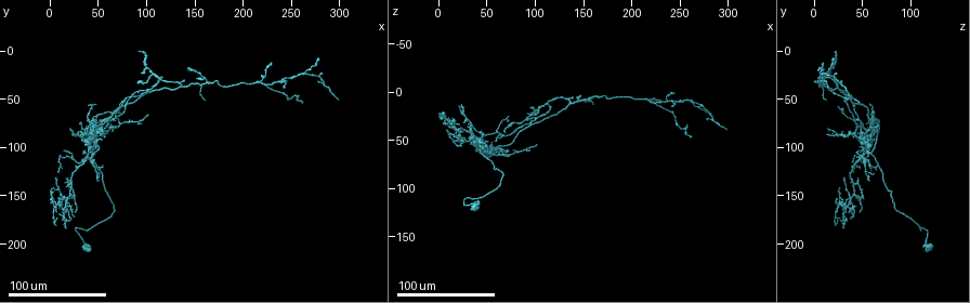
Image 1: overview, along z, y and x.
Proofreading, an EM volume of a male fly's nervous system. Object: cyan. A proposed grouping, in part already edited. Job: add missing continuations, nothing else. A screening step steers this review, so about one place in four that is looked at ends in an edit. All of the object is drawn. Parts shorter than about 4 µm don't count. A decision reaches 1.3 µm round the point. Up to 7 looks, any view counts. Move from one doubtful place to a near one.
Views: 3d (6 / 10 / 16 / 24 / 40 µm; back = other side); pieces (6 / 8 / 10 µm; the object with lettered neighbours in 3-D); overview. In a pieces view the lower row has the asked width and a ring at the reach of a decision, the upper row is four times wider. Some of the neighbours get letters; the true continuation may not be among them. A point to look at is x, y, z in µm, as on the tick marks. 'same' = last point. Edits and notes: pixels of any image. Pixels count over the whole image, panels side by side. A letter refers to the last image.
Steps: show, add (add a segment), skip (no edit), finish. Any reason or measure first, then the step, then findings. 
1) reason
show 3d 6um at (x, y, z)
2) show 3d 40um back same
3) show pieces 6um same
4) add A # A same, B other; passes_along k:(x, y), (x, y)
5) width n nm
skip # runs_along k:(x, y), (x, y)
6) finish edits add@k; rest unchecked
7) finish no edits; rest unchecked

end of a long branch
show 3d 24um at (158, 50, 14)

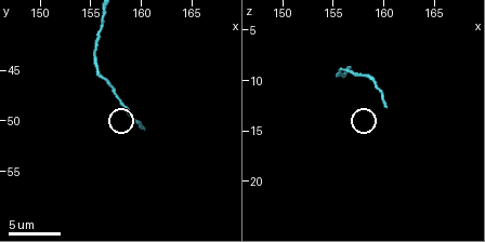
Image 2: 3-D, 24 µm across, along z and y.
show 3d 10um at (160.0, 50.8, 12.6)

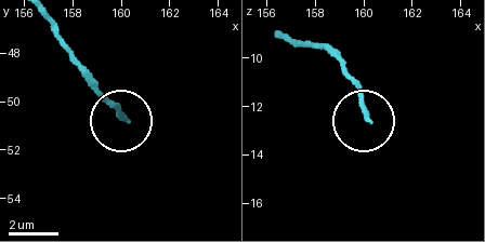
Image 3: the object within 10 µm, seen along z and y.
see the neighbours
show pieces 10um at (160.2, 50.7, 12.5)

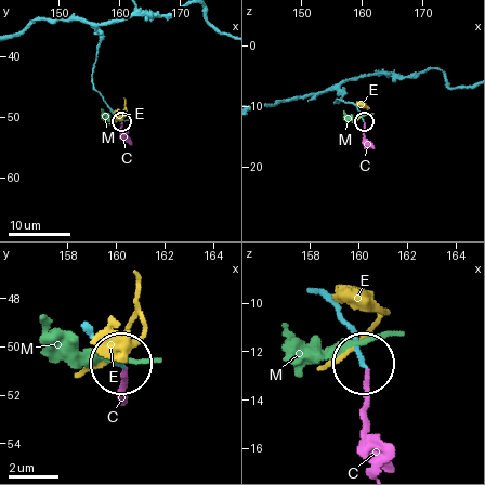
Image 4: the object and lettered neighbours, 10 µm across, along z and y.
add C # C same, E other, M other; passes_along 4:(90, 333), (126, 369), (126, 401); it goes on there

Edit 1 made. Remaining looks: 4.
tapers out
show 3d 40um at (68, 70, 44)

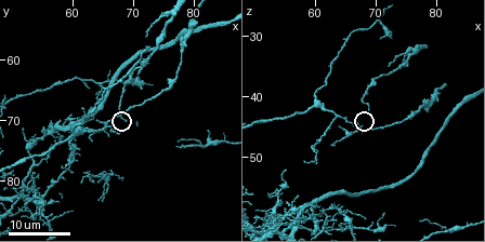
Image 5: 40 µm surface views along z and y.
show pieces 6um at (69.0, 70.0, 42.0)

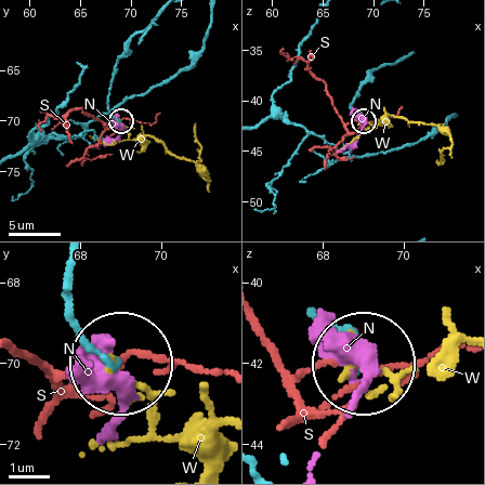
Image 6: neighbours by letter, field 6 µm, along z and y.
skip # N other, S other, W other; runs_along 6:(68, 297), (79, 338), (106, 366), (117, 362); no lettered segment goes on from it

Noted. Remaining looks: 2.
free end
show 3d 40um at (42, 90, 48)

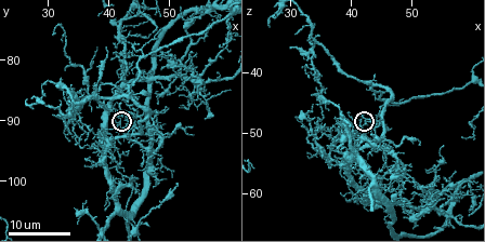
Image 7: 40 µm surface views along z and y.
show pieces 6um at (43.0, 92.5, 49.5)

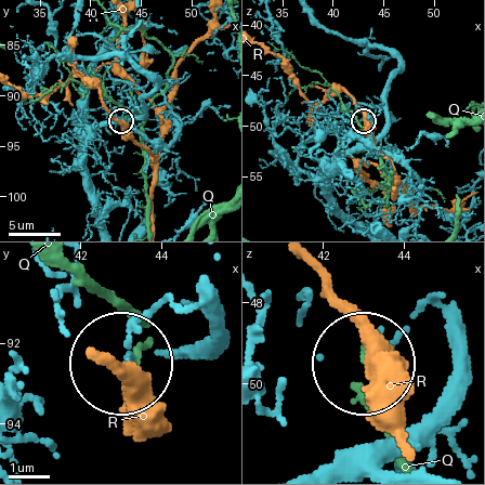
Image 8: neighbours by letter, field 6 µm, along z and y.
skip # Q other, R other; runs_along 8:(188, 356), (209, 332), (188, 309), (147, 318), (127, 356); no lettered segment goes on from it

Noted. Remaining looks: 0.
finish edits add@4; rest unchecked

